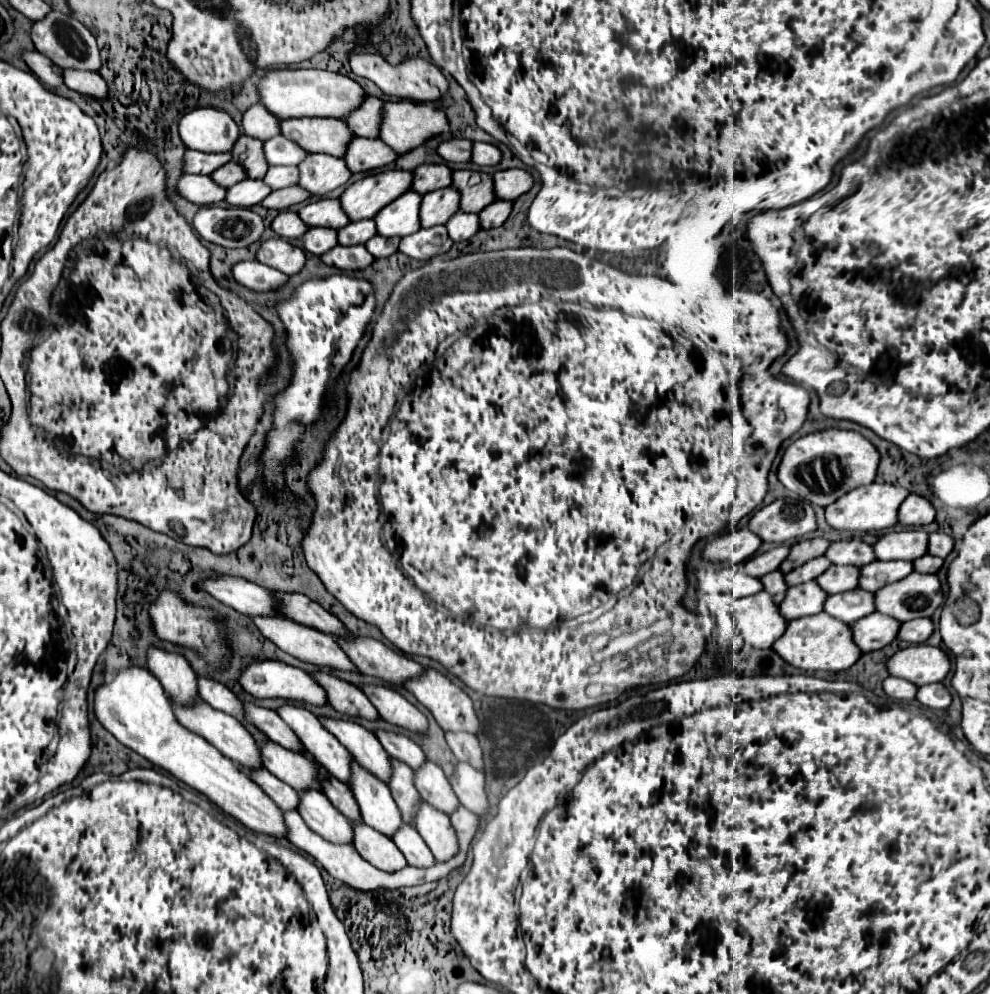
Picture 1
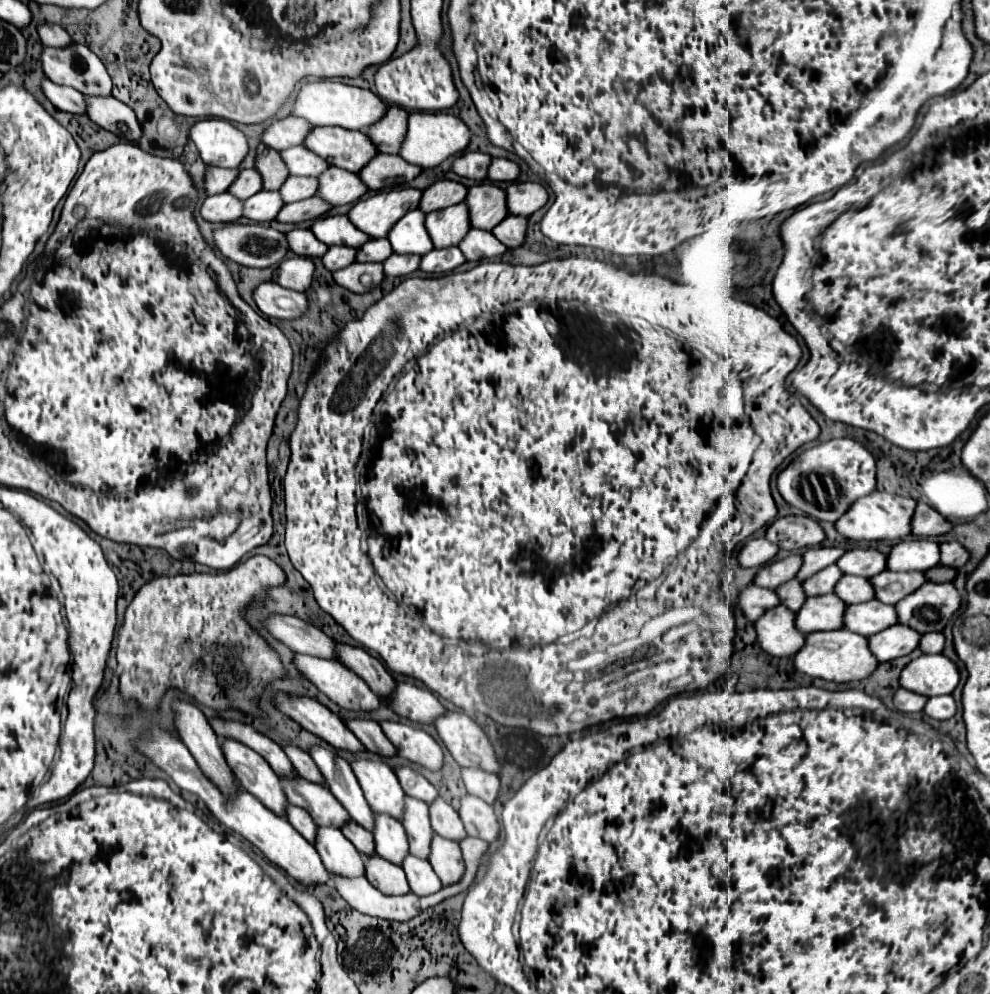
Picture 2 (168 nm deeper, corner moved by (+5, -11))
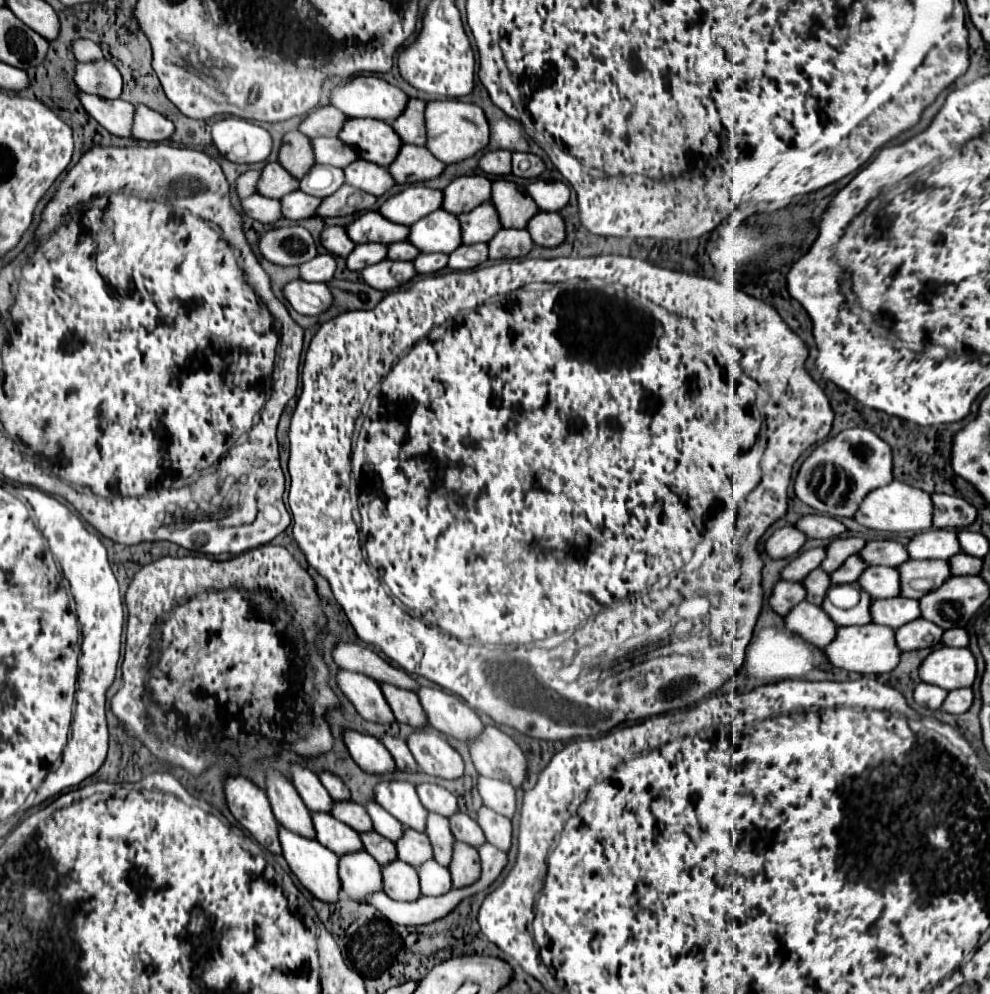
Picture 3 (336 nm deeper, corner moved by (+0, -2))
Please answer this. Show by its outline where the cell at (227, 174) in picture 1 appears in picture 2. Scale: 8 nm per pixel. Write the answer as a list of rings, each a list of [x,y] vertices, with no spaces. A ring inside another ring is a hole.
[[[242,169],[238,173],[238,179],[232,183],[230,193],[238,199],[246,199],[262,189],[262,179],[256,169]]]

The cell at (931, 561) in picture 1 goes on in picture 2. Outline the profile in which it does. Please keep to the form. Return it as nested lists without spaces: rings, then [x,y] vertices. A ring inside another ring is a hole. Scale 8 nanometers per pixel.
[[[938,565],[938,567],[932,567],[930,571],[926,571],[924,575],[926,575],[926,579],[932,581],[932,583],[946,583],[946,581],[952,581],[952,579],[956,577],[956,569]]]

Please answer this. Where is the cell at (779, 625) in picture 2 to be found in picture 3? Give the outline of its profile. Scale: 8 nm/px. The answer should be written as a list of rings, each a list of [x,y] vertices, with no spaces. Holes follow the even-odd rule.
[[[801,602],[785,616],[785,628],[799,634],[813,646],[825,648],[835,640],[839,626],[831,622],[829,614],[821,606]]]

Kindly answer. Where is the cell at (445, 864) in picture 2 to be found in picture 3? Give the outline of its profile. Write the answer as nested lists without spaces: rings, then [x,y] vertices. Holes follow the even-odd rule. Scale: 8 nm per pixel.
[[[455,842],[449,872],[453,878],[453,888],[471,886],[471,882],[475,882],[475,878],[479,876],[479,854],[477,854],[477,850],[473,846],[463,844],[463,842]]]

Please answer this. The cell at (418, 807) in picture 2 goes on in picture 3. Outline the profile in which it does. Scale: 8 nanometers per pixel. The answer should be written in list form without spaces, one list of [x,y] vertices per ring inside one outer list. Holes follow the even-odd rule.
[[[429,814],[425,834],[429,836],[429,840],[433,844],[435,860],[441,866],[449,866],[449,862],[451,862],[451,846],[455,844],[455,838],[453,838],[451,828],[449,828],[449,820],[441,818],[439,814]]]

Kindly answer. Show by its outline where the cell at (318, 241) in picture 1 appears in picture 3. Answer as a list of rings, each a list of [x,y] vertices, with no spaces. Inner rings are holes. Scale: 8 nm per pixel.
[[[359,244],[347,256],[347,266],[349,266],[349,270],[359,272],[365,266],[381,262],[385,258],[387,258],[387,246],[383,246],[383,244]]]

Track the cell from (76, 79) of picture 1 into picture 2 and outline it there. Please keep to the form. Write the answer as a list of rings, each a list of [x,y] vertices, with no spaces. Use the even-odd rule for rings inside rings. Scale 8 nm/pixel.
[[[84,95],[84,99],[86,99],[86,115],[96,125],[100,125],[102,129],[112,131],[116,135],[122,135],[128,141],[140,139],[140,135],[142,135],[140,123],[128,105],[124,105],[122,101],[118,101],[112,95],[108,95],[108,97]]]

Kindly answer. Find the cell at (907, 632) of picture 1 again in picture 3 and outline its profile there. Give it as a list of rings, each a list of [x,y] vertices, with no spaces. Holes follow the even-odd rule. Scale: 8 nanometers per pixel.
[[[951,628],[943,632],[943,644],[955,646],[955,648],[967,648],[969,646],[969,634],[963,628]]]

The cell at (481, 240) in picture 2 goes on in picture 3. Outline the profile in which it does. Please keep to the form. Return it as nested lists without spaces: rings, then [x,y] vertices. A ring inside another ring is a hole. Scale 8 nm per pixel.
[[[501,230],[489,242],[489,258],[491,260],[511,260],[527,256],[533,250],[535,242],[527,234],[527,230]]]

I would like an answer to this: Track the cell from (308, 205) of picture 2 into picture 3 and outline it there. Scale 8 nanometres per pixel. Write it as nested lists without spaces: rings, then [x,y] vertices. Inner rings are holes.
[[[343,184],[335,194],[331,194],[329,198],[323,198],[317,212],[323,218],[327,218],[327,216],[351,216],[355,212],[371,210],[371,206],[375,202],[377,202],[375,196]],[[357,198],[359,198],[359,202],[357,202]]]

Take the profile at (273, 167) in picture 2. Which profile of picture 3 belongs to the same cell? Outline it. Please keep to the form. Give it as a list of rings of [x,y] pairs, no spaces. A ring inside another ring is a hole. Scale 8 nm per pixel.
[[[297,130],[287,132],[279,152],[279,164],[295,178],[303,178],[303,174],[307,174],[307,170],[315,164],[311,154],[311,138]]]

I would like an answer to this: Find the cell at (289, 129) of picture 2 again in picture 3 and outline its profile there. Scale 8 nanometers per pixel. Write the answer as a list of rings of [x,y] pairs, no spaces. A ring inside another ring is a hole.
[[[323,106],[317,112],[311,112],[299,126],[299,132],[307,134],[309,138],[315,136],[337,136],[343,128],[347,116],[335,106]]]

